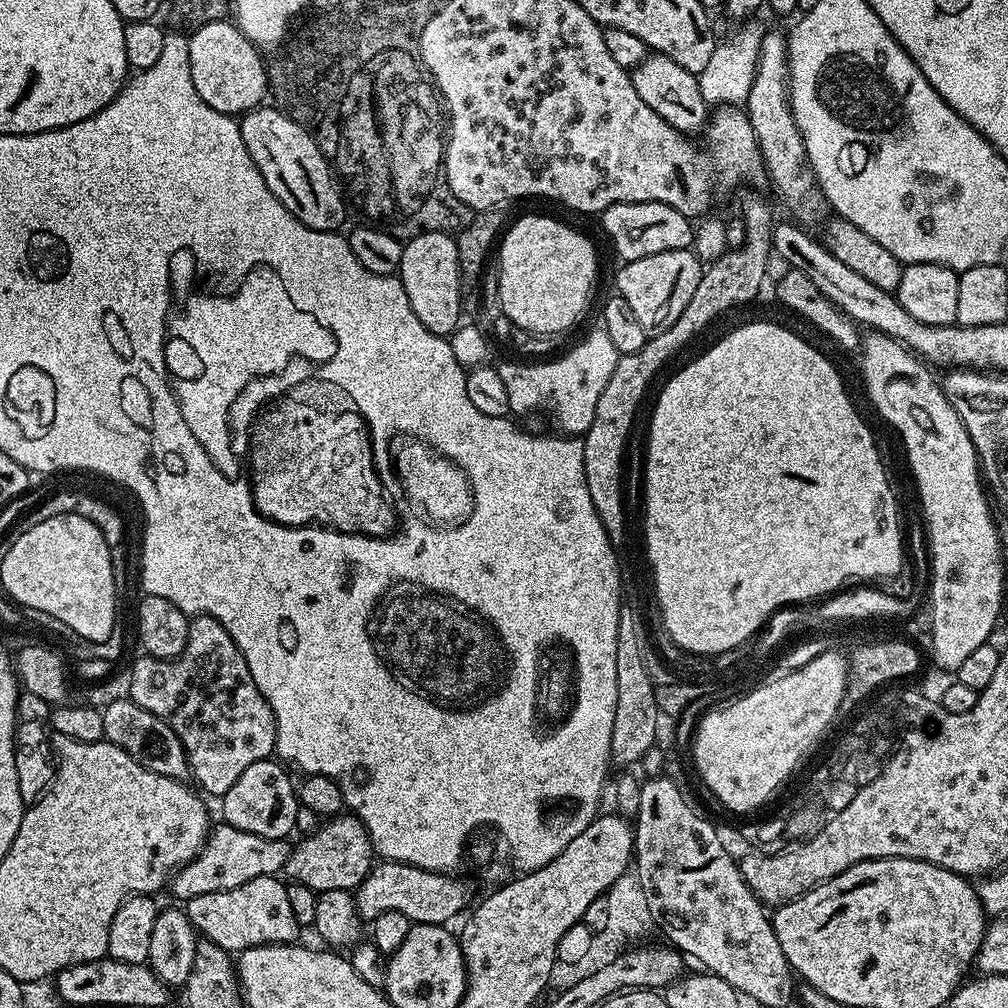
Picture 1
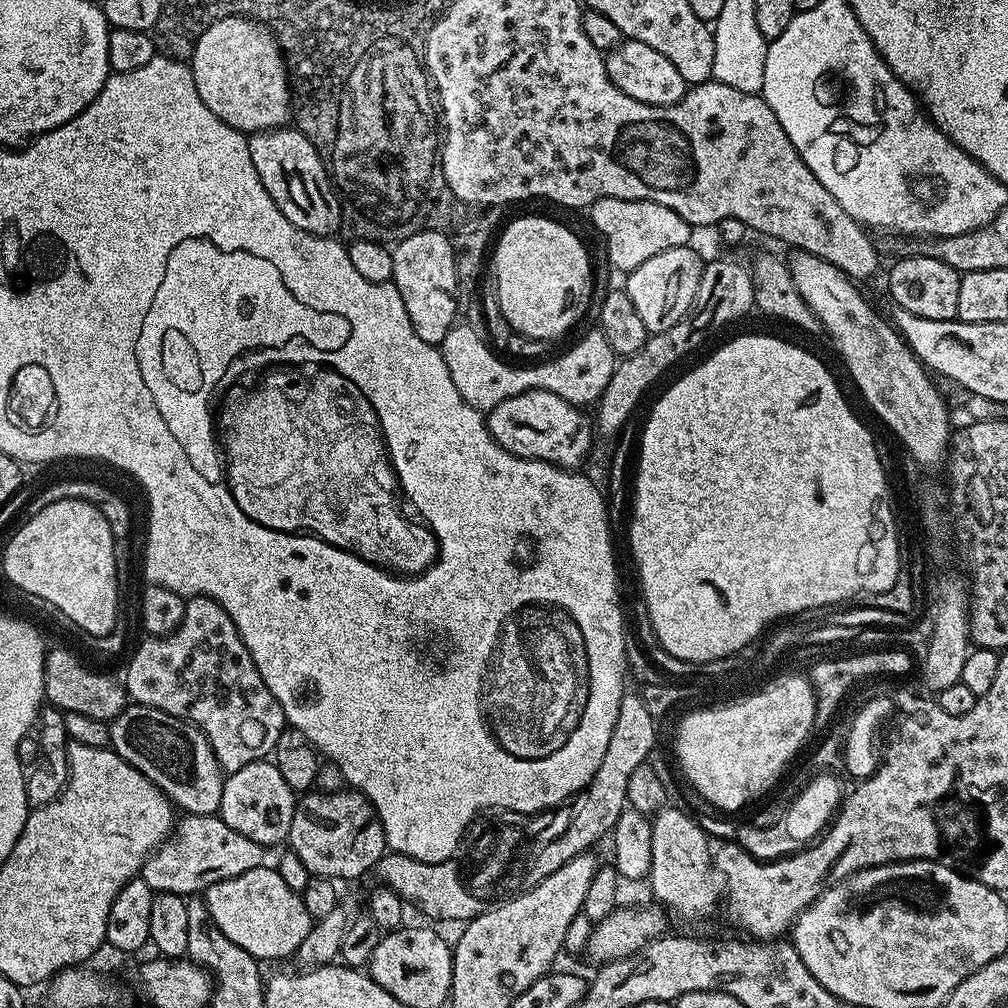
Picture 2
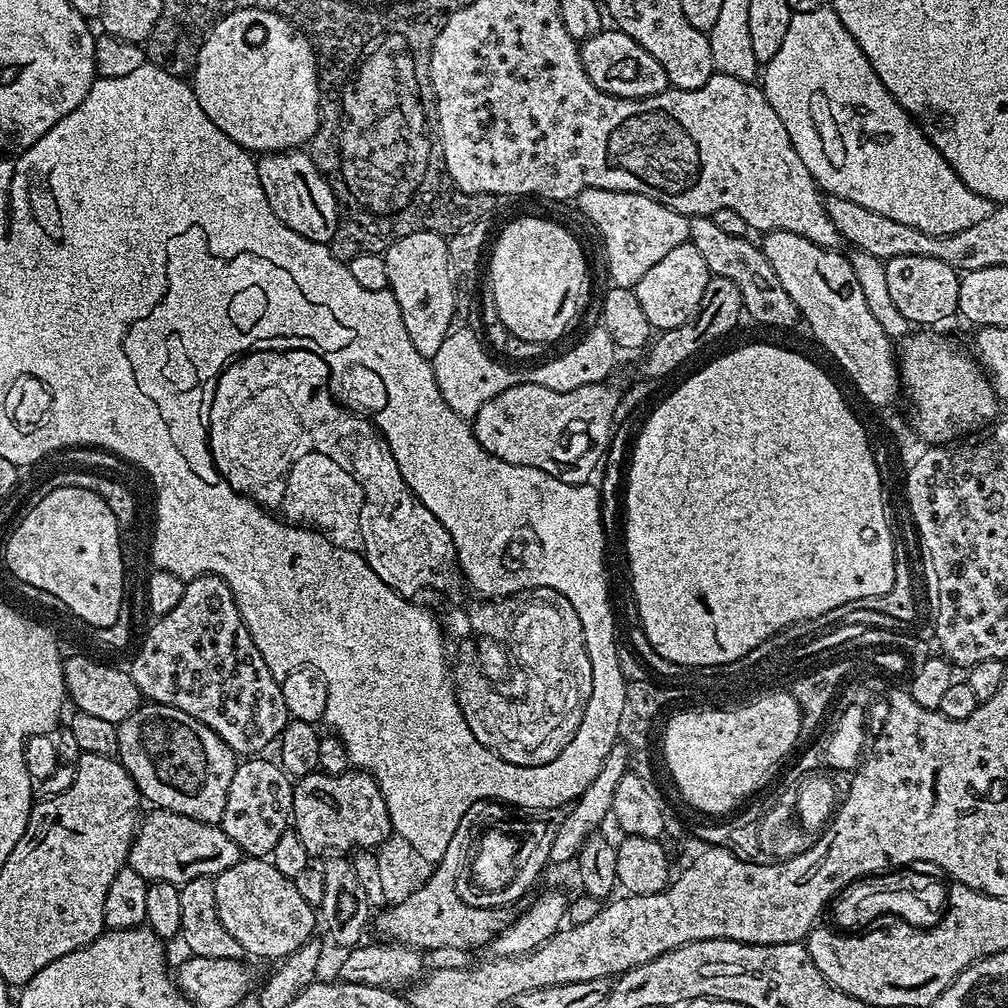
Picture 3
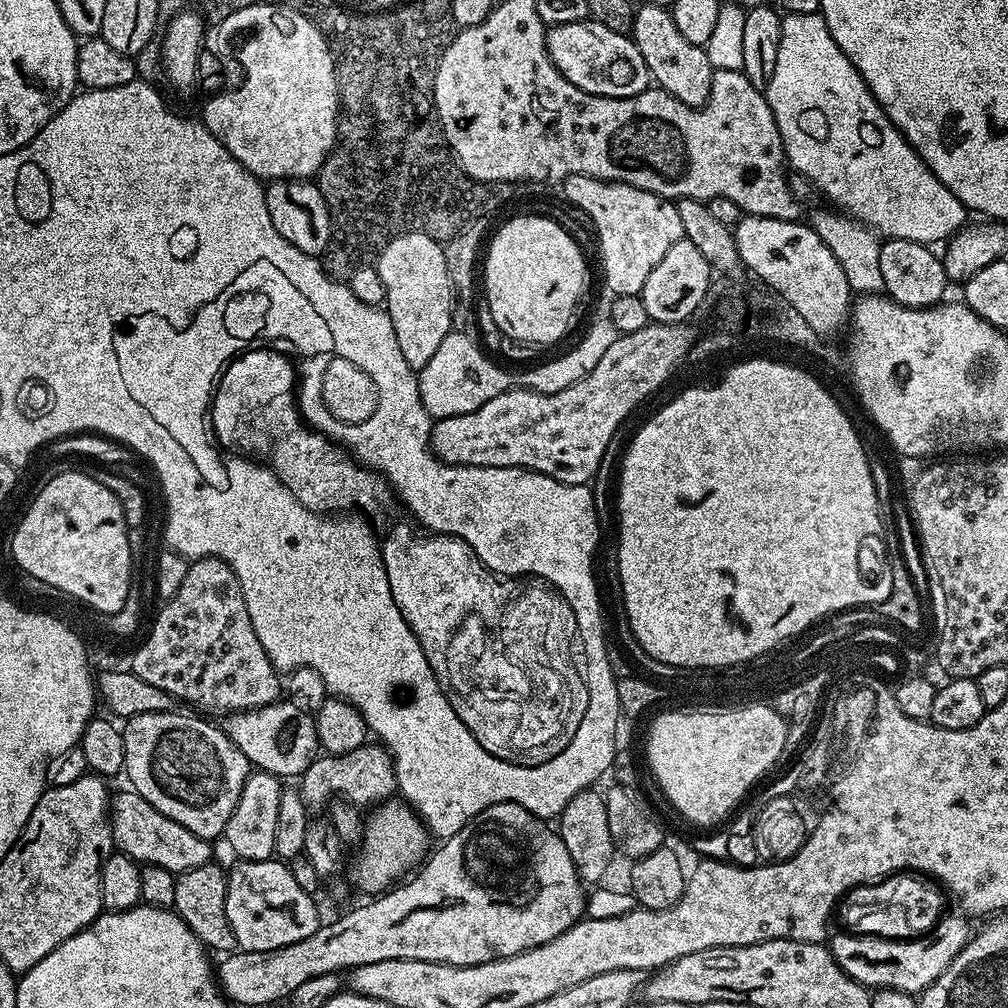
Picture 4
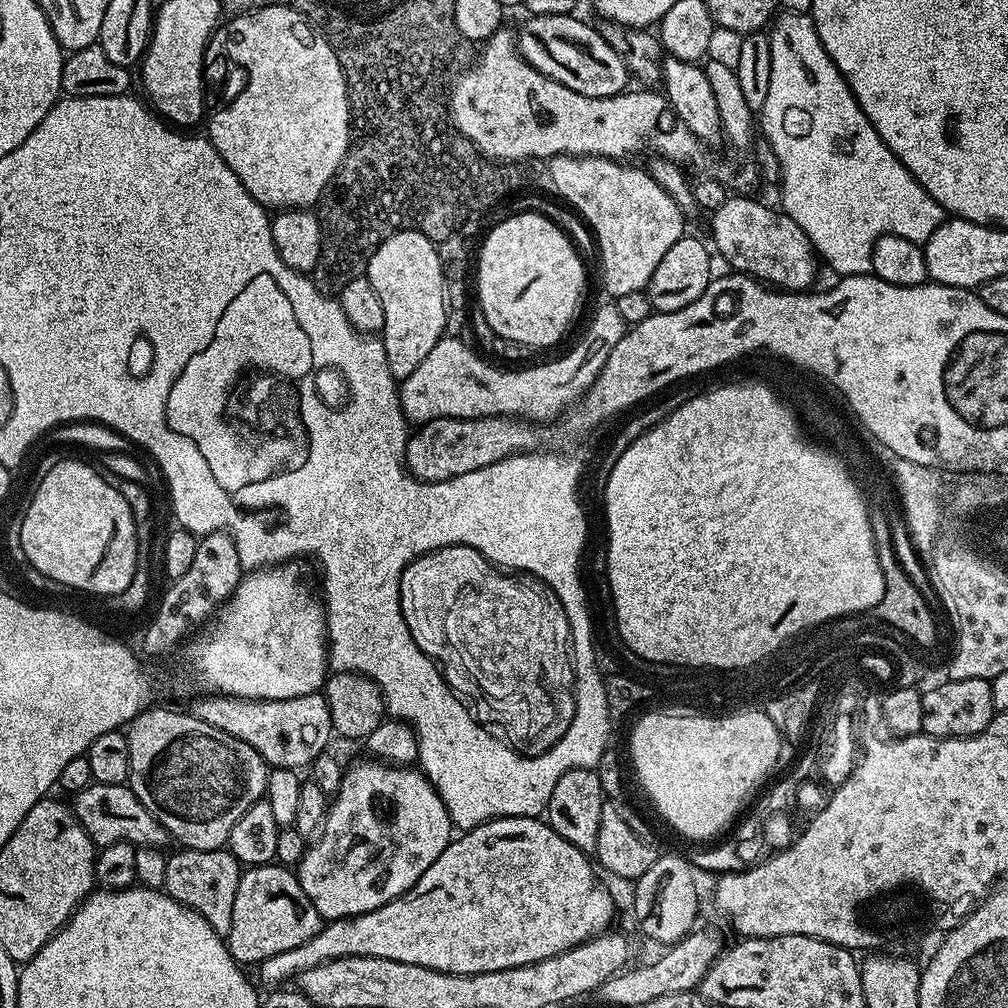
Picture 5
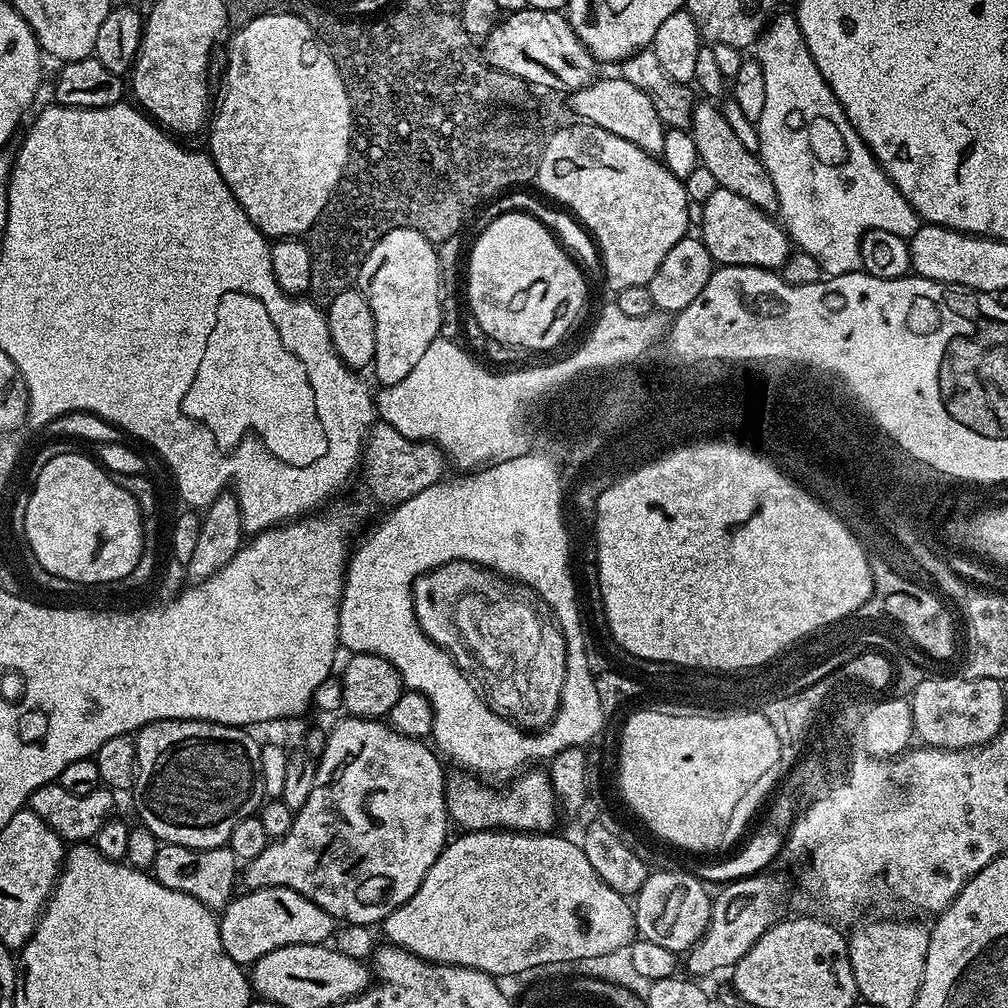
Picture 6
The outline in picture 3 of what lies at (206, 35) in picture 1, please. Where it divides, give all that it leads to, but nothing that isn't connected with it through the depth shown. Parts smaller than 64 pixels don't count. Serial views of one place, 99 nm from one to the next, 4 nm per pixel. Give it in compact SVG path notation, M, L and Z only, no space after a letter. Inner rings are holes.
M259 6L238 7L212 25L200 47L190 83L196 92L198 106L206 110L206 118L210 118L210 122L214 122L222 134L234 138L238 146L253 154L299 149L307 145L318 130L316 81L308 46L284 21Z

